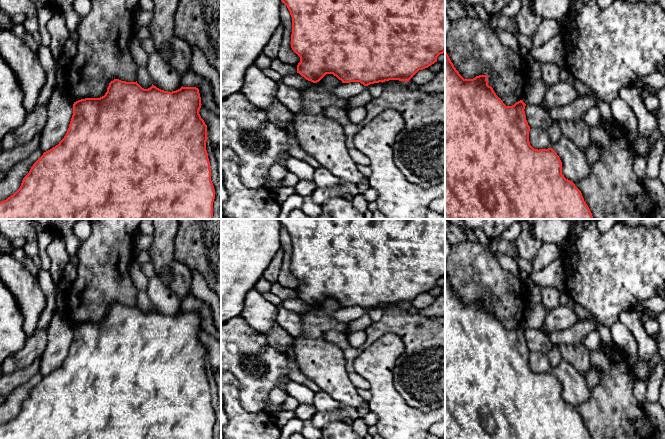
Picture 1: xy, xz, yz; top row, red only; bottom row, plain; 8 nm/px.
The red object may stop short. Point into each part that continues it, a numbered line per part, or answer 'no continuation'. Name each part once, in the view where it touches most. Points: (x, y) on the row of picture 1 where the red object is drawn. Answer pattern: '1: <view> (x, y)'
no continuation

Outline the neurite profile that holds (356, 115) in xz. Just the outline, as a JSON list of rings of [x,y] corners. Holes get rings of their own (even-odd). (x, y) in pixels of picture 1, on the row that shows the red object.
[[[365,107],[351,108],[348,110],[348,118],[354,124],[362,122],[365,119],[365,117],[366,117]]]

